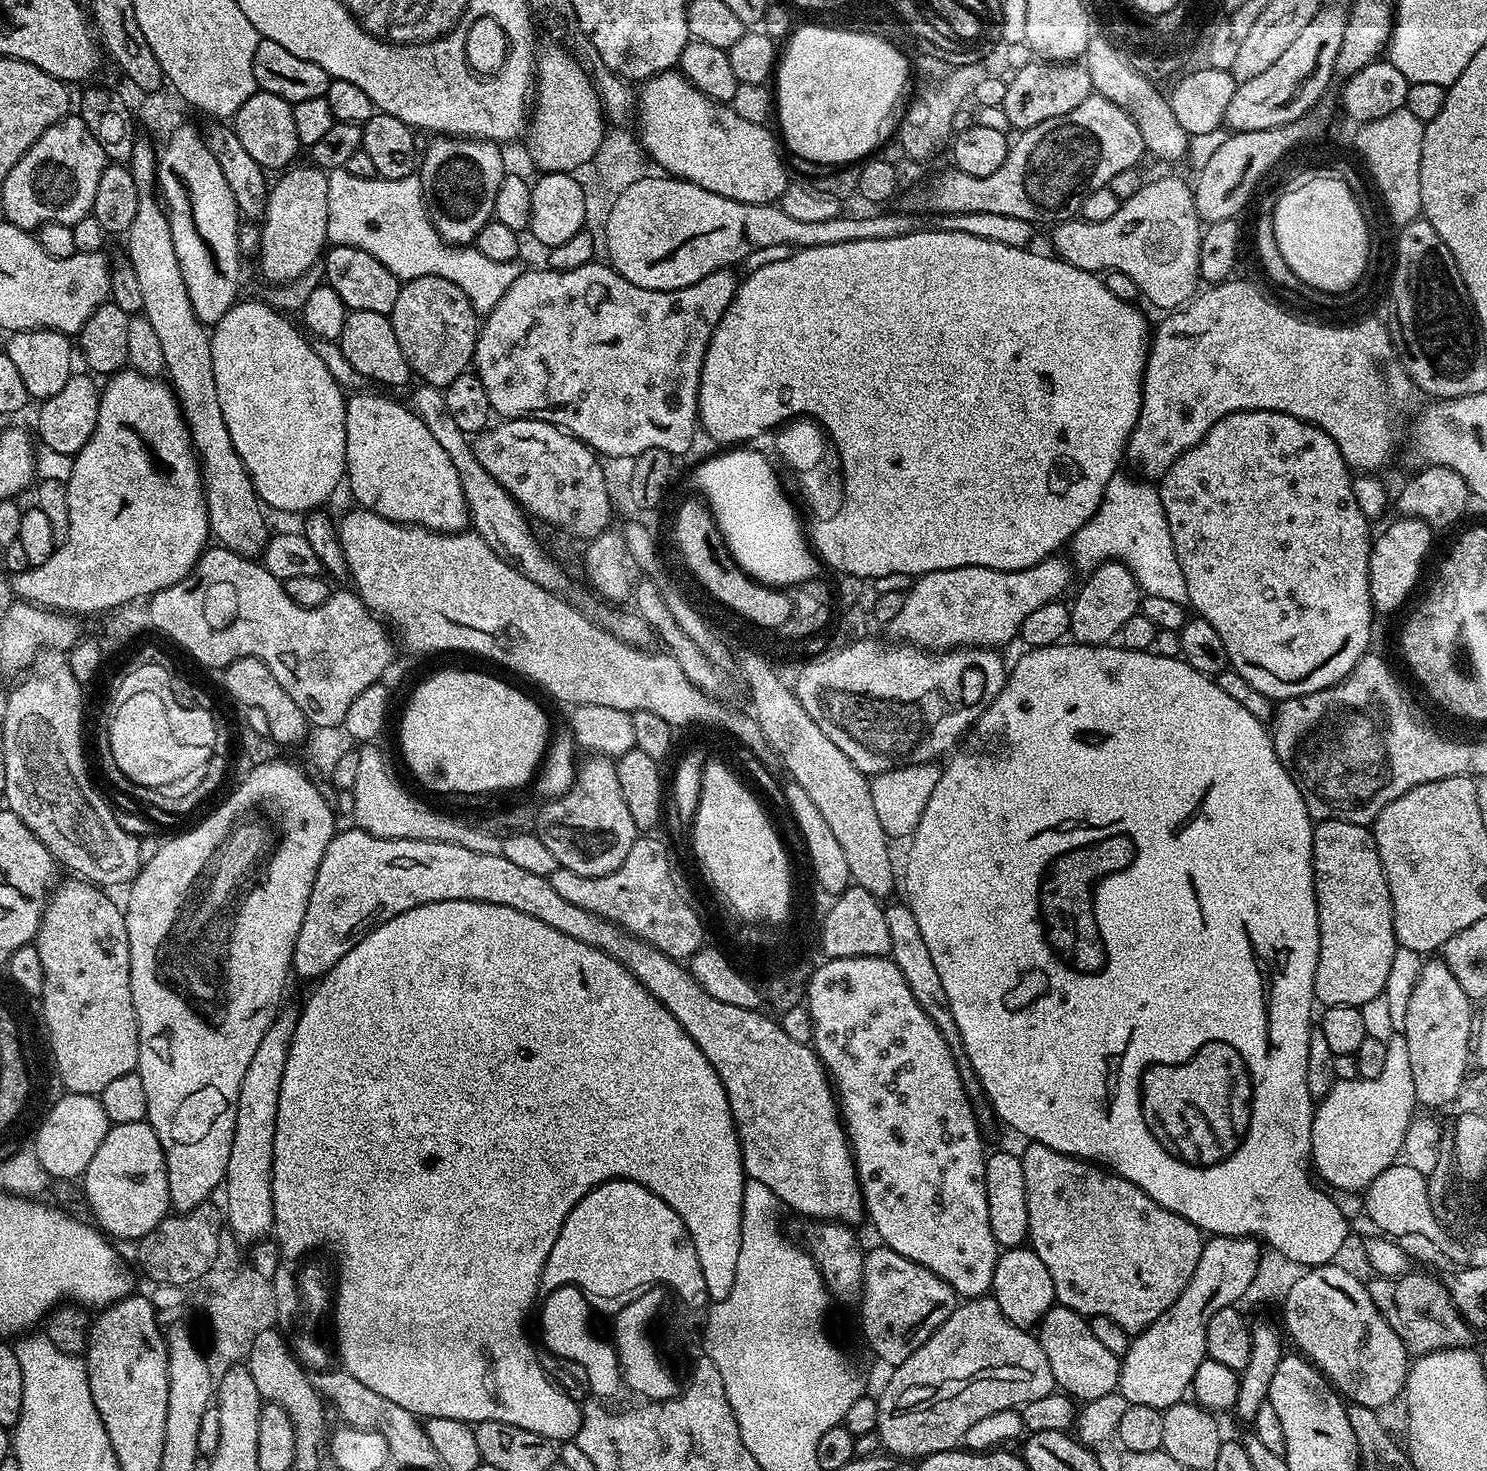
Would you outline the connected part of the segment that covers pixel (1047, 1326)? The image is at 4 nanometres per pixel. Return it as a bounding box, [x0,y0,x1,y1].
[1038,1304,1121,1401]

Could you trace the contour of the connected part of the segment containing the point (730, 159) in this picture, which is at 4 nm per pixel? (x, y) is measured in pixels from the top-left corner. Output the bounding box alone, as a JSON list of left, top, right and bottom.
[638,70,790,204]

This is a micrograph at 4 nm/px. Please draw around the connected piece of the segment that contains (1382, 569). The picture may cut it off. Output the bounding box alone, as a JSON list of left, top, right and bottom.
[1370,518,1433,613]

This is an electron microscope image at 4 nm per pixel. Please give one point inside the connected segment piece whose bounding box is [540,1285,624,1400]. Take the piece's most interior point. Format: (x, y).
(566, 1320)

